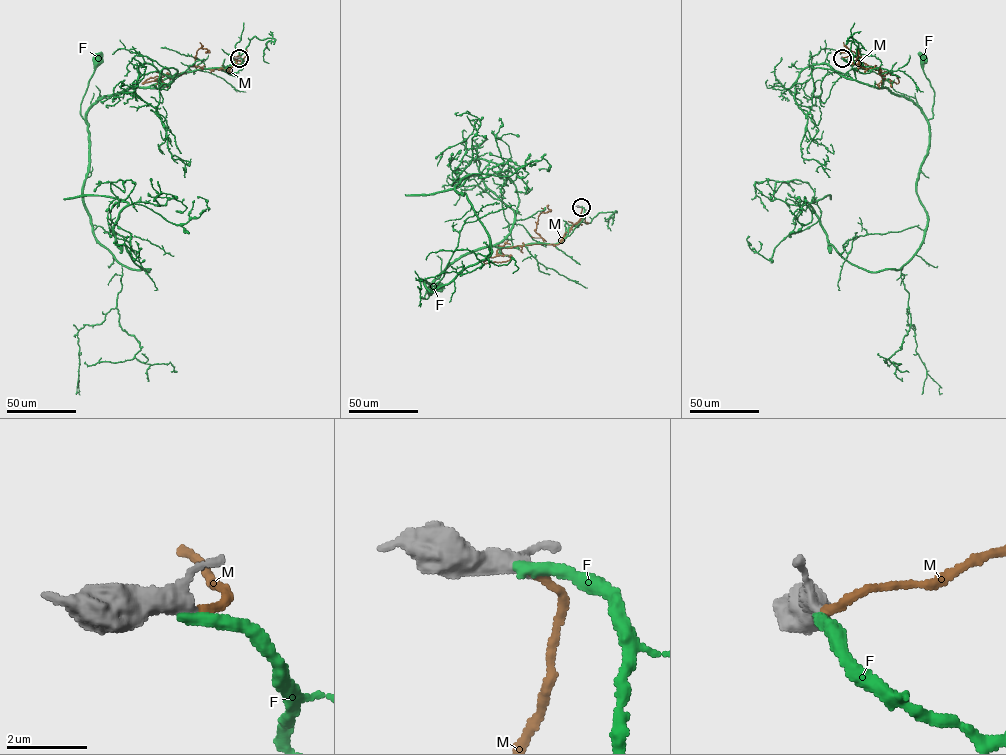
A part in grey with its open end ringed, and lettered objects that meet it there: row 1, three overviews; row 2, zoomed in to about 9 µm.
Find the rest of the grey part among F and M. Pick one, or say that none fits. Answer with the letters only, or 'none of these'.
M

